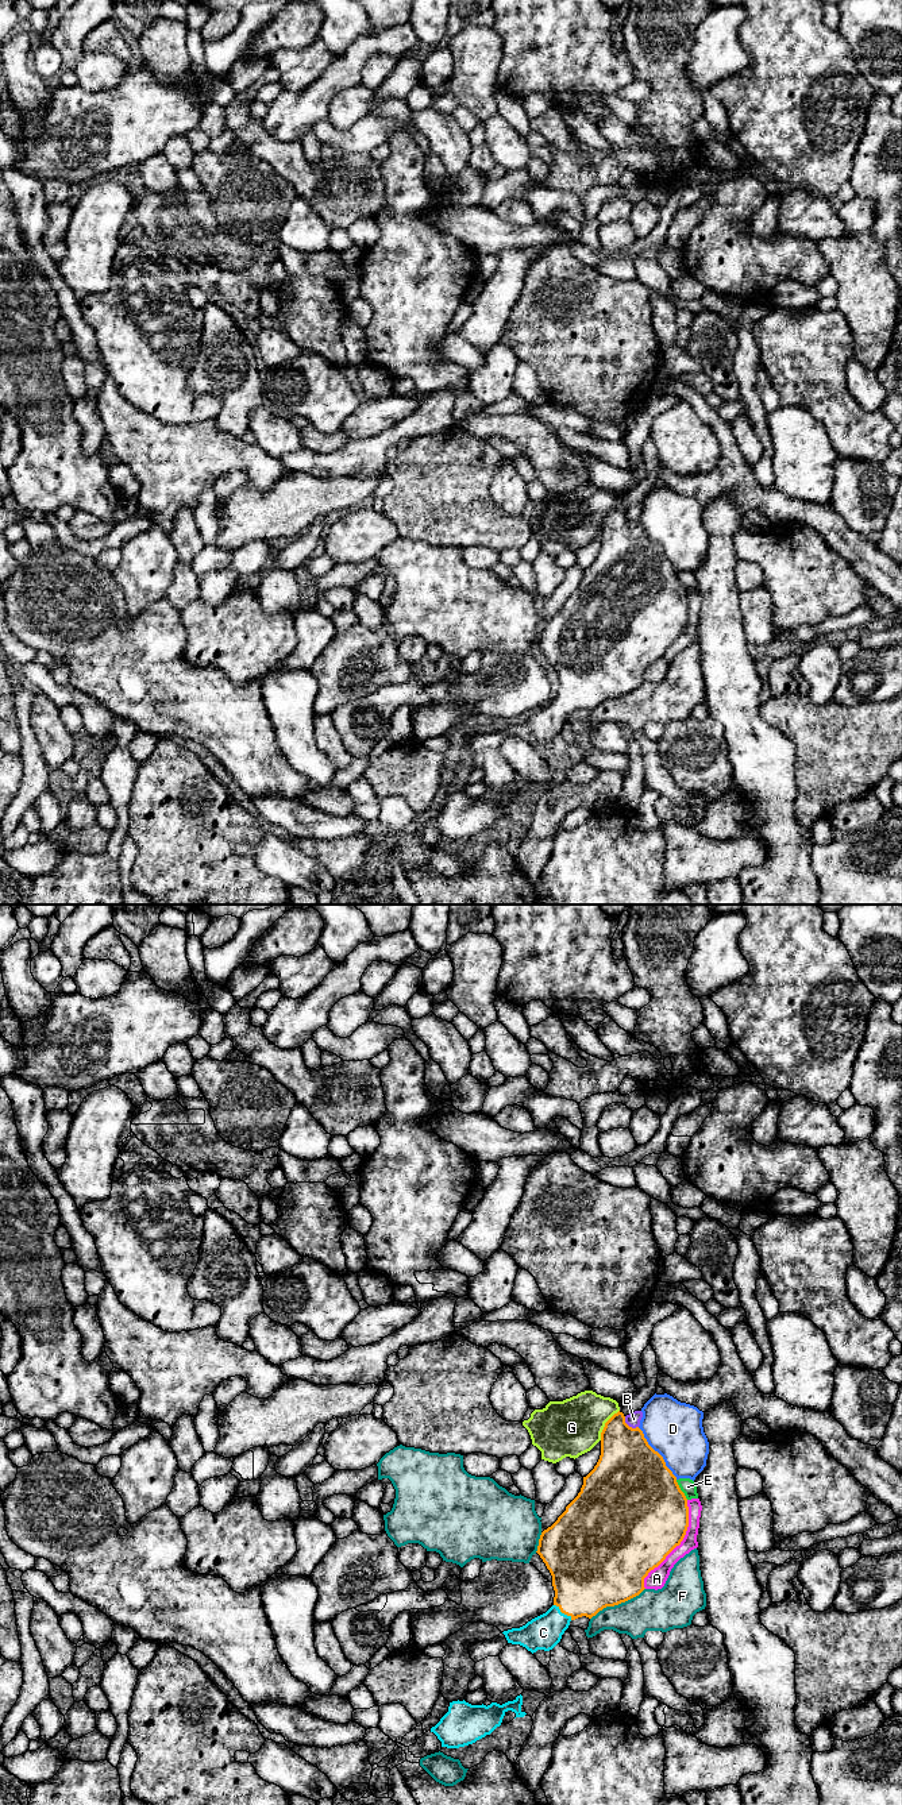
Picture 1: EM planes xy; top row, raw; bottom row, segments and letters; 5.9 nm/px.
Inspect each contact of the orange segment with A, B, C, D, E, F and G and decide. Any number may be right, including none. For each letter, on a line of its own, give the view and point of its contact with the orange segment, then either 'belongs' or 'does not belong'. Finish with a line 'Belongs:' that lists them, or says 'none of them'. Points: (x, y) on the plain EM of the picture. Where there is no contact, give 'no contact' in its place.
A: xy (678, 637) | does not belong
B: xy (628, 519) | does not belong
C: xy (563, 705) | belongs
D: xy (658, 546) | does not belong
E: xy (679, 582) | does not belong
F: xy (617, 697) | does not belong
G: xy (605, 517) | does not belong
Belongs: C

